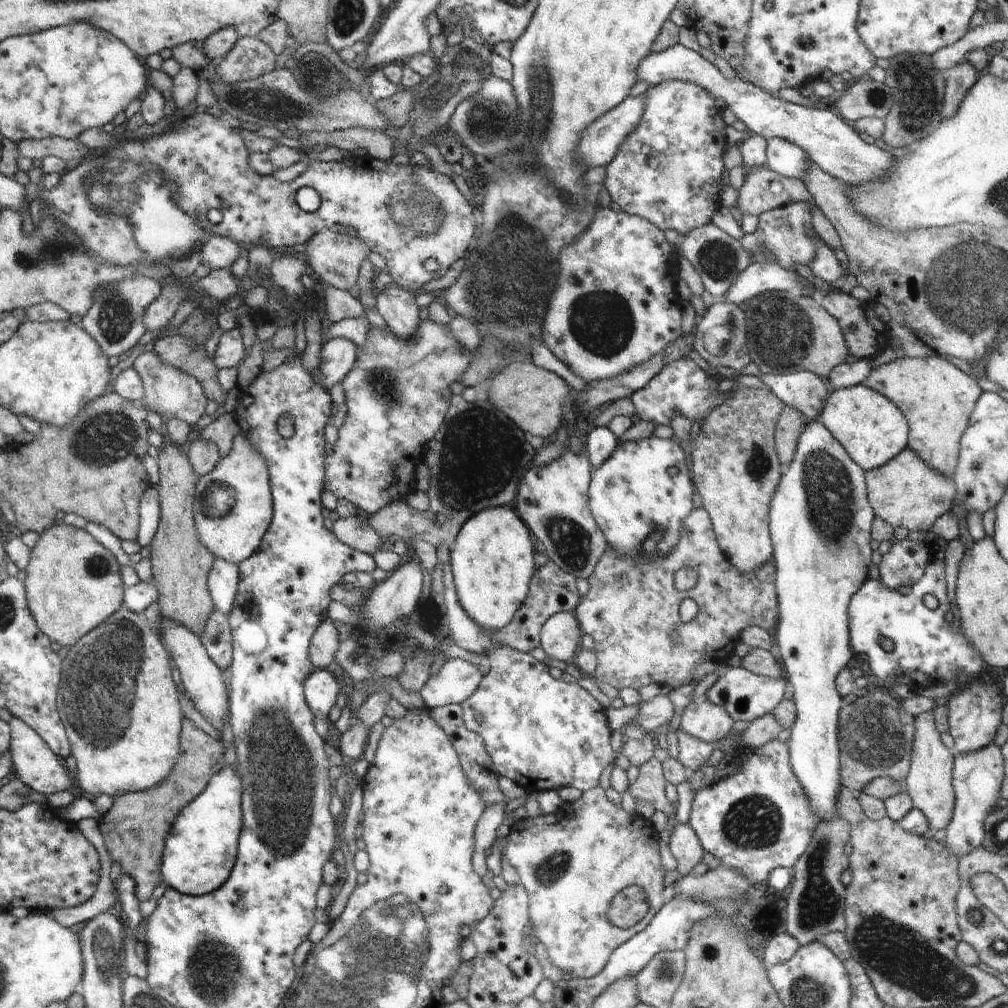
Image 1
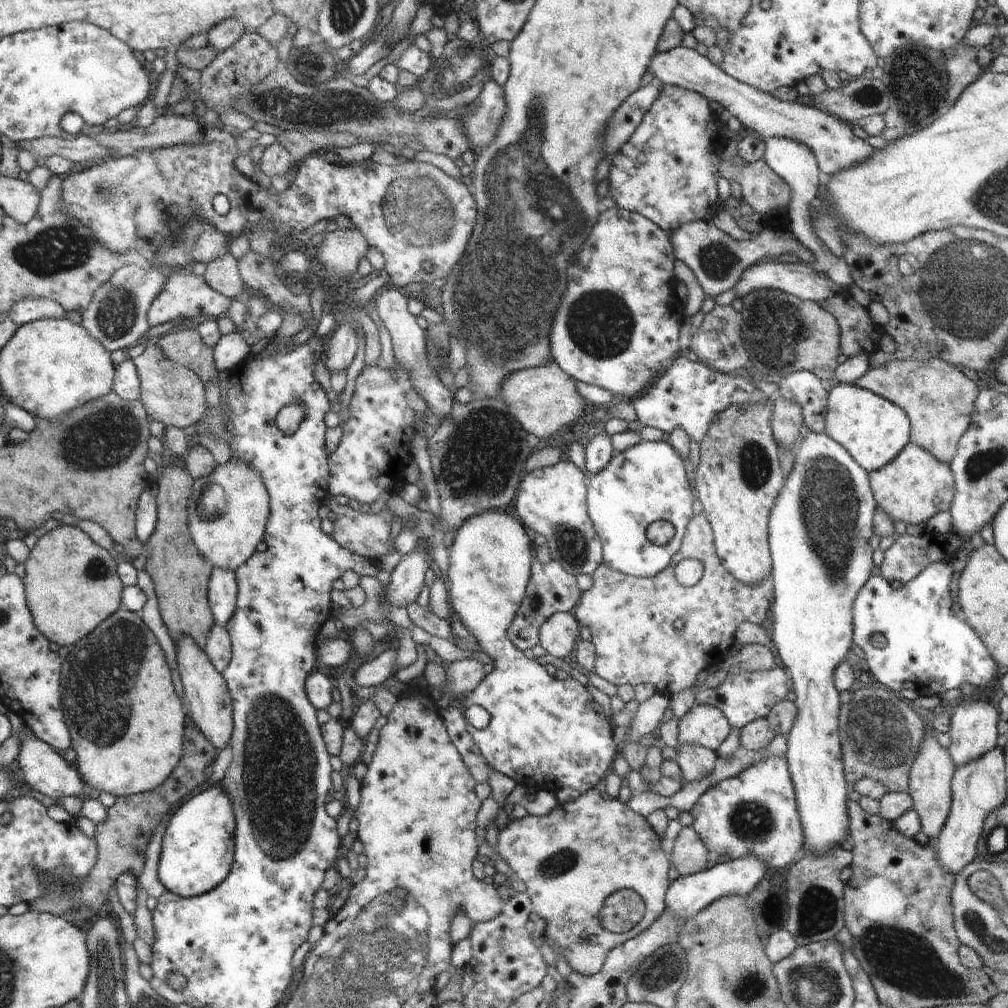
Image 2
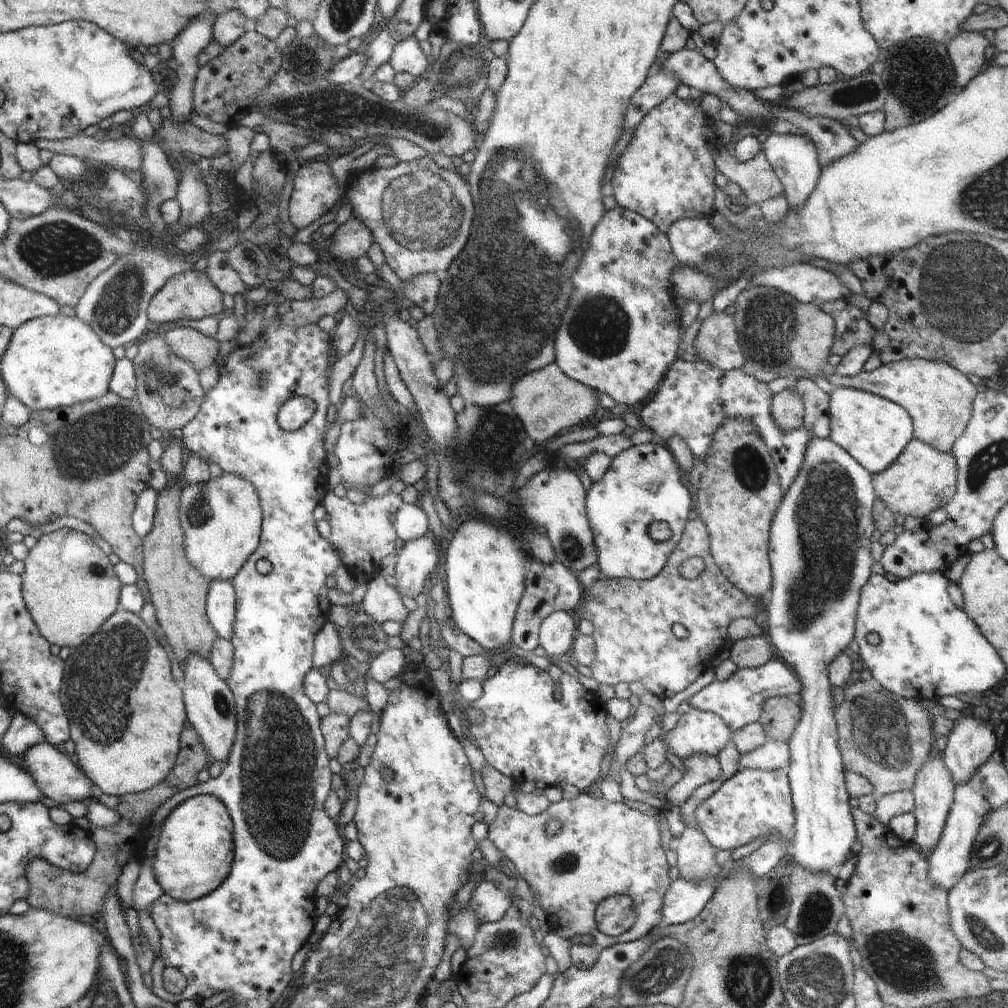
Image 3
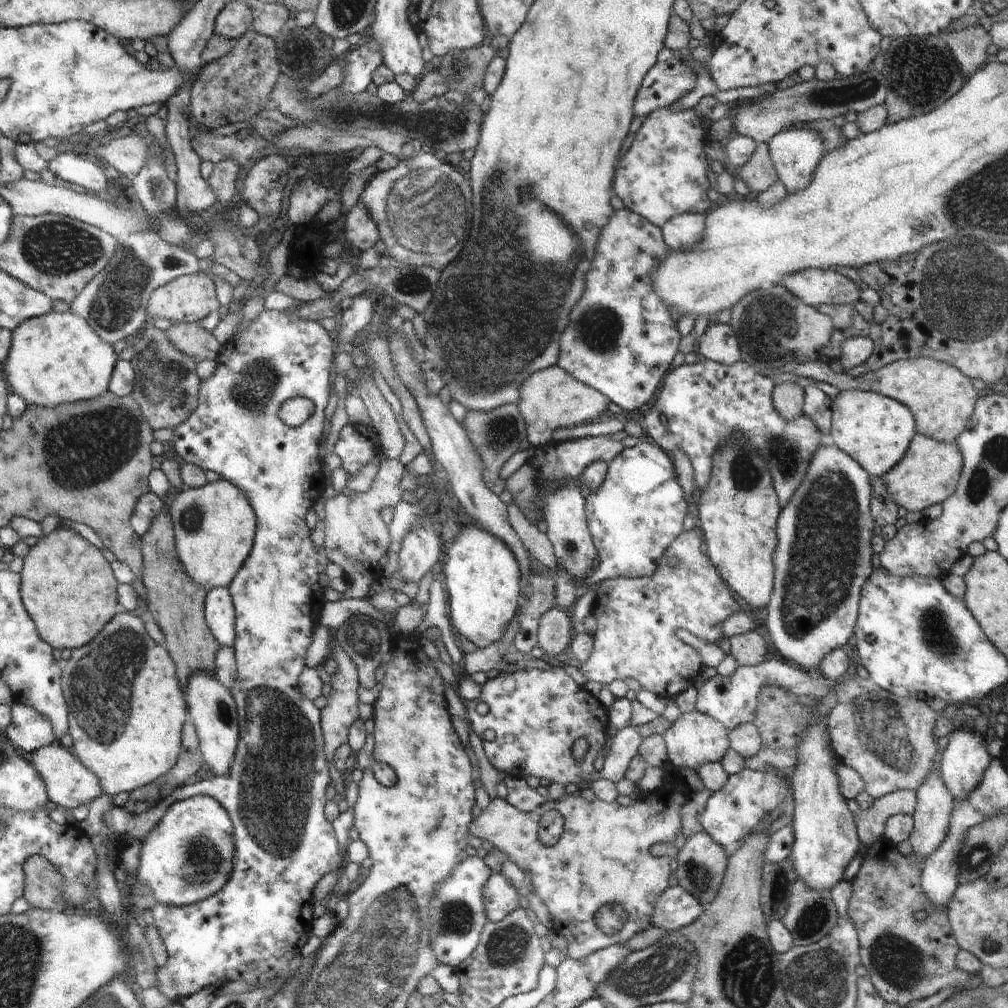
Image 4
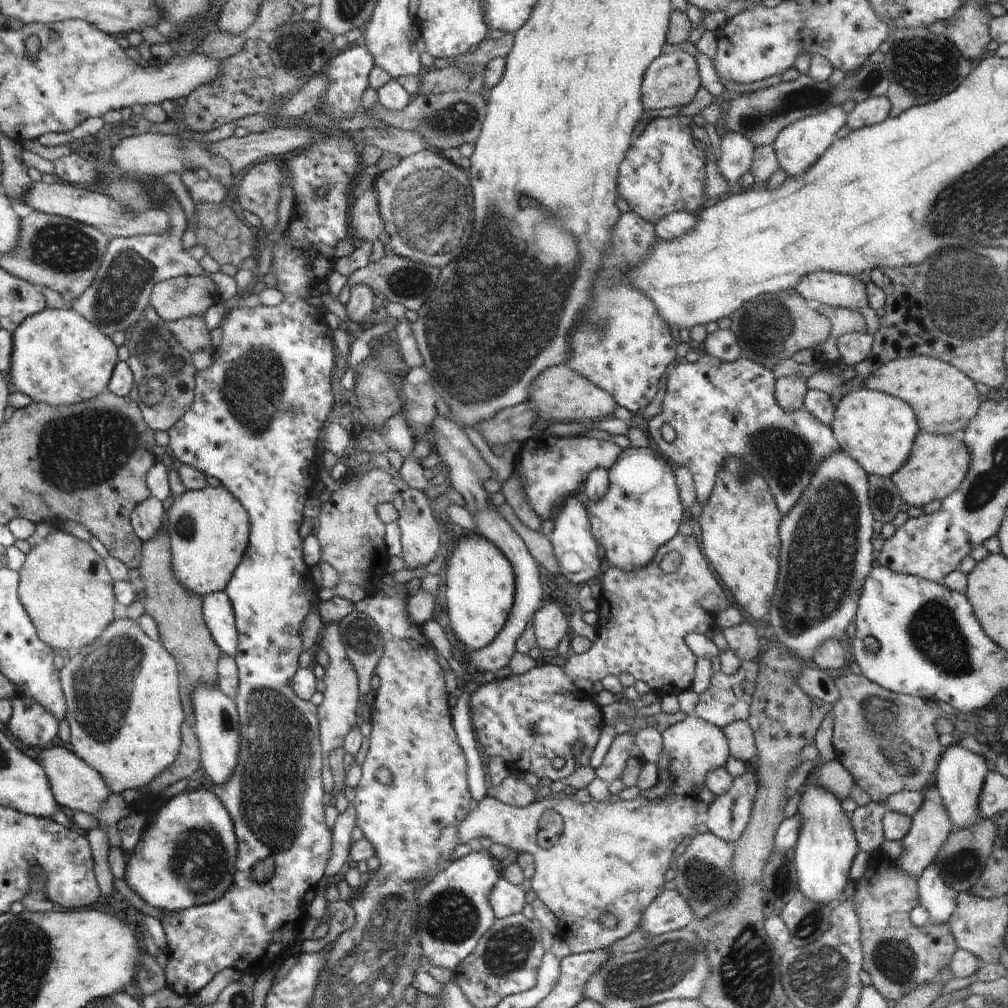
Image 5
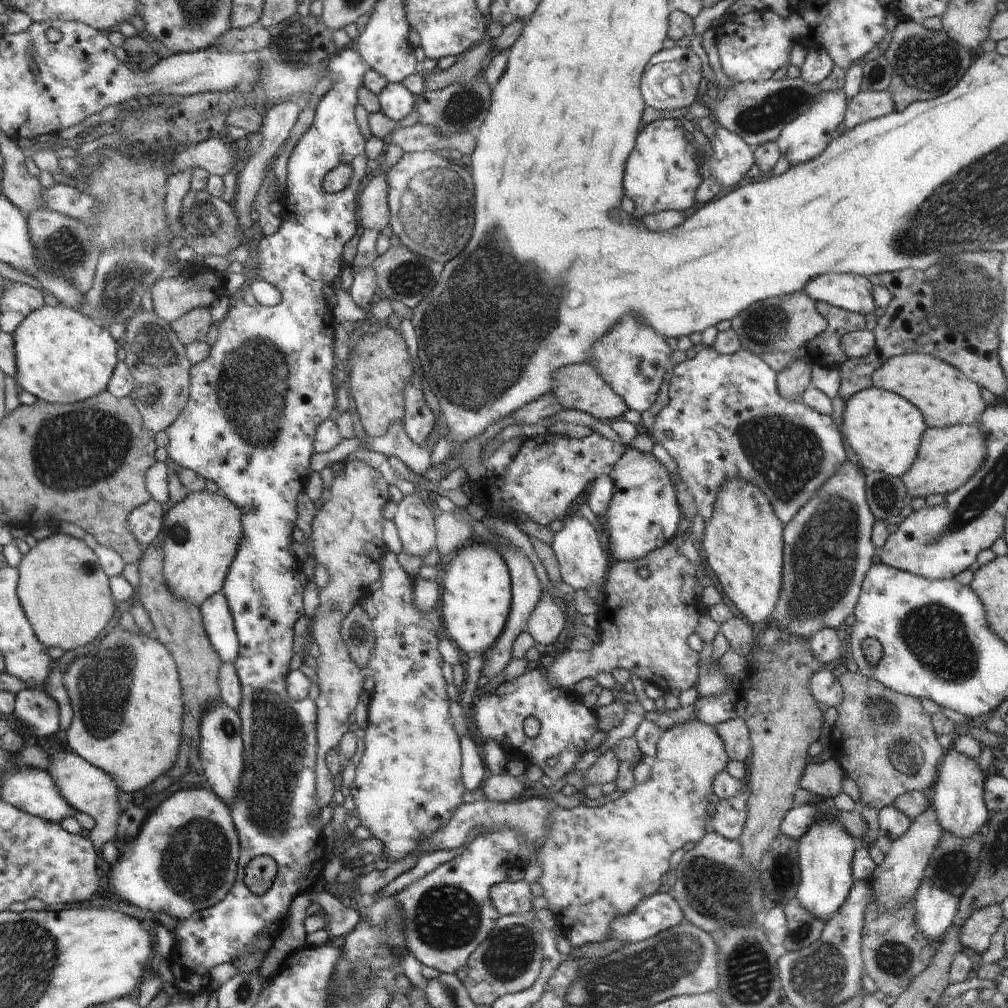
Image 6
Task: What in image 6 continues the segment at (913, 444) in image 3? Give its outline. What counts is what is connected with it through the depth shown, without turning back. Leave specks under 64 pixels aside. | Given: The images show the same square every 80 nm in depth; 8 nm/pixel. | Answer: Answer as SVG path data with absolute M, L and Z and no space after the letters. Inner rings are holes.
M976 423L954 425L938 429L928 427L922 435L914 464L902 476L907 496L922 497L947 495L959 489L977 470L985 459L985 437Z

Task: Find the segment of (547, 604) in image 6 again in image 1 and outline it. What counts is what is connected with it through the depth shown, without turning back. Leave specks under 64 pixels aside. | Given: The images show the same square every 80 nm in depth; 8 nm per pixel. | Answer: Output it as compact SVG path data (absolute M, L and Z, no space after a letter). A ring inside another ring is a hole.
M574 613L553 614L540 629L541 647L554 660L572 662L581 646L582 630Z

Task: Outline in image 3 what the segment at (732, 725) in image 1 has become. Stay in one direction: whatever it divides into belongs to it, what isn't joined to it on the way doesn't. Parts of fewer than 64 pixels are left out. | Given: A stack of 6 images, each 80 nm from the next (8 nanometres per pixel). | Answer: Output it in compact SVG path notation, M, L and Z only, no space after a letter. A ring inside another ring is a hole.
M690 709L676 723L676 726L662 738L678 758L686 760L693 754L709 754L717 757L728 750L733 730L719 714L712 711Z

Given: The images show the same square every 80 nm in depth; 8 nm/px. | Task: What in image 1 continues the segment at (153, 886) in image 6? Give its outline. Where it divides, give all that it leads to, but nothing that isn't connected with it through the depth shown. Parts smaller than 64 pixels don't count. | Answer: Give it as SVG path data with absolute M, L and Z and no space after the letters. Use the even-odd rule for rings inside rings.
M235 761L212 777L207 789L180 811L165 839L161 875L166 886L200 896L219 889L230 878L244 830L243 794L244 786Z

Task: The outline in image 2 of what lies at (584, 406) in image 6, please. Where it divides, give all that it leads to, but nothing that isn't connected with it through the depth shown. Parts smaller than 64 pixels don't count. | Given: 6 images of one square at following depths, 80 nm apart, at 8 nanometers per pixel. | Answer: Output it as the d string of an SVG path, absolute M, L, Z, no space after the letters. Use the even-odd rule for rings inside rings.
M556 364L548 366L530 366L511 373L502 384L498 397L505 402L510 414L522 425L522 428L536 438L545 439L554 434L564 424L572 422L582 410L584 400L574 388L574 380Z

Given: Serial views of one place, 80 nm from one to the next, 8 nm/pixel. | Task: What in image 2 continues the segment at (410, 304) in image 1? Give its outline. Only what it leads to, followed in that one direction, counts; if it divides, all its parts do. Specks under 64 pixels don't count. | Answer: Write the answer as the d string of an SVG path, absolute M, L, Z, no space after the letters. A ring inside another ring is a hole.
M391 287L377 296L374 302L379 321L382 322L391 336L395 360L412 379L415 389L423 395L429 409L441 422L447 418L453 405L453 393L438 378L438 374L430 366L427 355L427 332L416 323L416 317L408 311L408 299L404 293L396 287Z

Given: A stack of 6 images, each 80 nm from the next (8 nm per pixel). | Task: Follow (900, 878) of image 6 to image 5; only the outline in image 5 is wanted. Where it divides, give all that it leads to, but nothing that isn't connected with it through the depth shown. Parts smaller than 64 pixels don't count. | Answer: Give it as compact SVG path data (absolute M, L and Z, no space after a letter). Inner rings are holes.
M932 783L928 786L927 793L921 802L921 807L911 817L911 827L908 834L902 839L905 853L896 860L896 864L905 871L912 873L918 878L922 871L937 858L940 849L945 845L948 835L954 829L953 822L949 819L948 811L944 806L942 797Z

